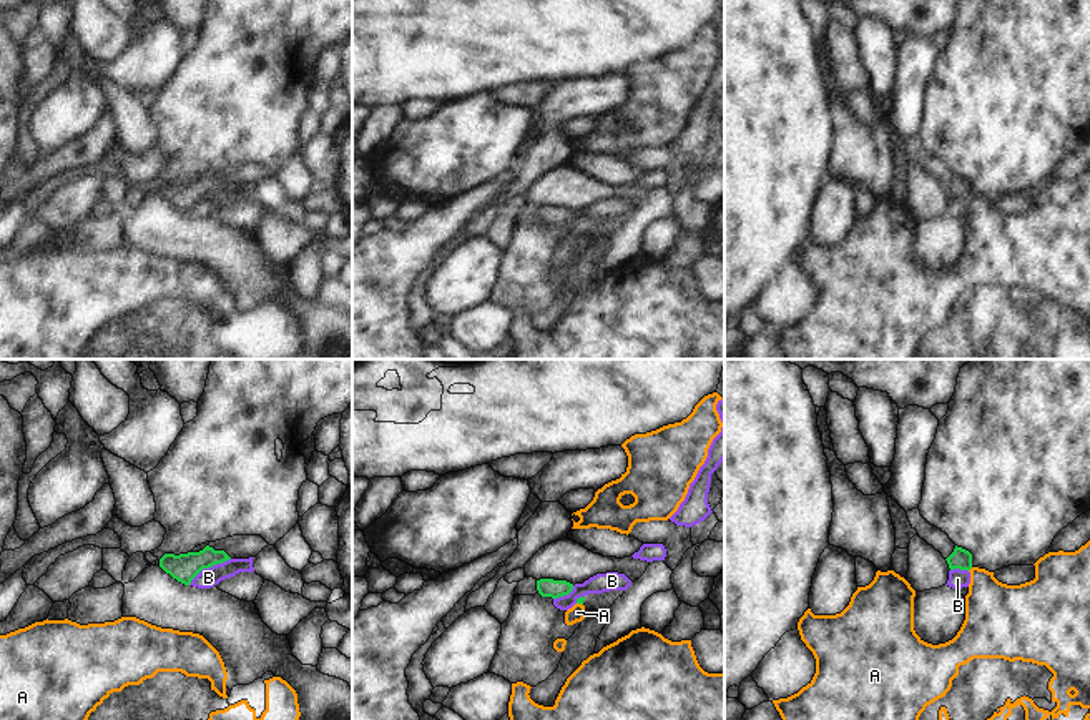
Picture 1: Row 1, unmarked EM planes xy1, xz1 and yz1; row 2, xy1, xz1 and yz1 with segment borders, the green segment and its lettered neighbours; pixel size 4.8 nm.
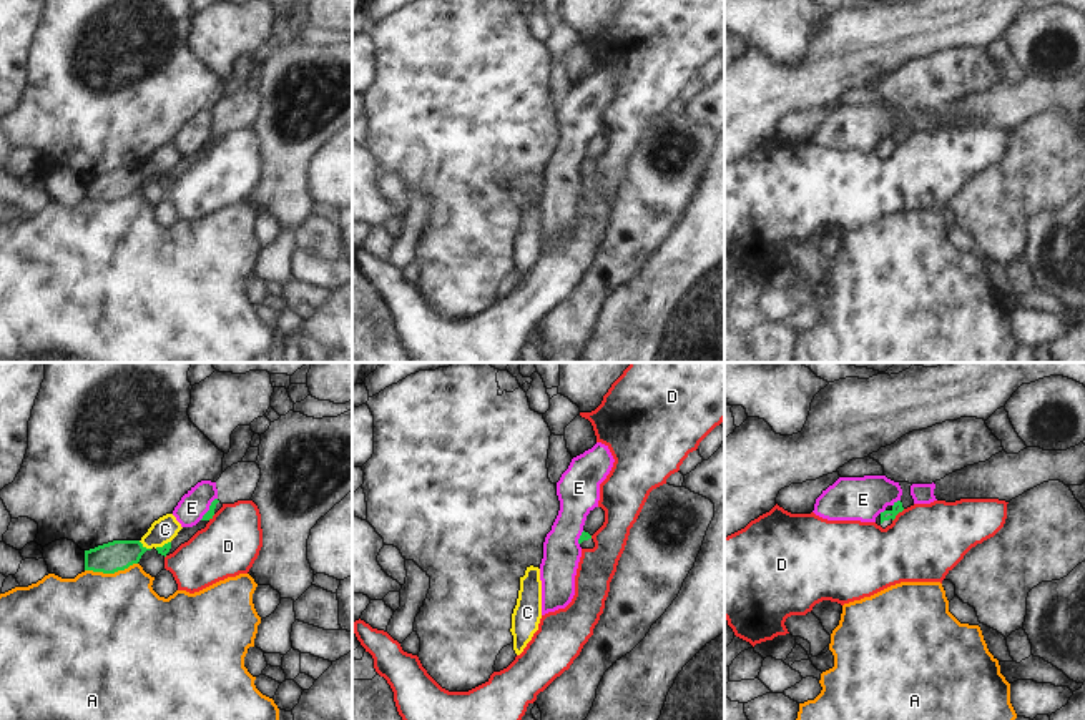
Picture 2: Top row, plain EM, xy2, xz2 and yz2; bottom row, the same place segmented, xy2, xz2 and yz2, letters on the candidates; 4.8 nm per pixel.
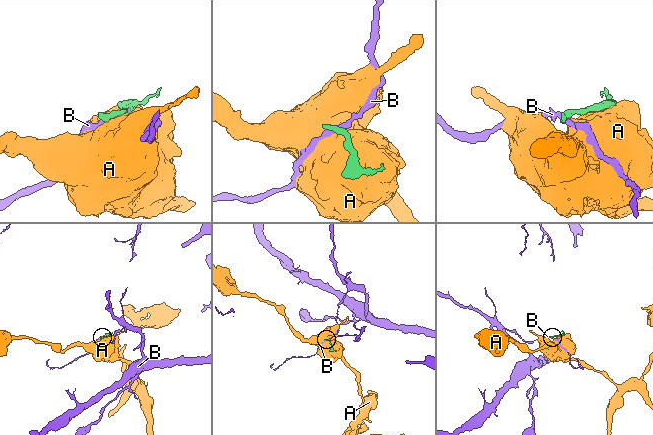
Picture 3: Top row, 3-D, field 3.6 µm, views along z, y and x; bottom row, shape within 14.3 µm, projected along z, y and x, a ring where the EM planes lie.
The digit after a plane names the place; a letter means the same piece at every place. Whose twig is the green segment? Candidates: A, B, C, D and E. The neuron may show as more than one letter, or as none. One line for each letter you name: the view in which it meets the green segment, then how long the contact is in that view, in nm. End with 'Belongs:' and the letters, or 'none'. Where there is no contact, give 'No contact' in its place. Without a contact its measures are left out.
Belongs: none

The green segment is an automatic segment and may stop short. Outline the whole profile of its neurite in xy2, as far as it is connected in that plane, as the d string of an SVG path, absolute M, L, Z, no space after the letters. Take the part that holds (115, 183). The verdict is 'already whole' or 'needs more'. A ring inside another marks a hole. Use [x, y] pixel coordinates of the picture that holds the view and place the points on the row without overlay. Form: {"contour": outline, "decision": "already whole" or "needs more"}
{"contour": "M113 168L85 178L85 198L115 201L138 191L146 178L140 168Z", "decision": "already whole"}

